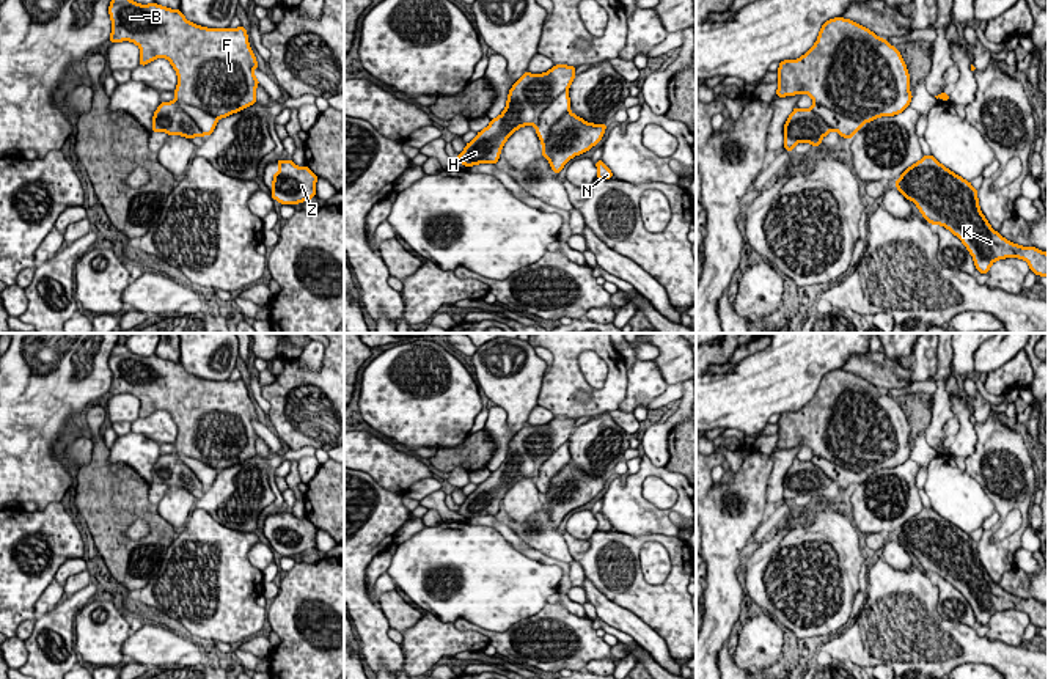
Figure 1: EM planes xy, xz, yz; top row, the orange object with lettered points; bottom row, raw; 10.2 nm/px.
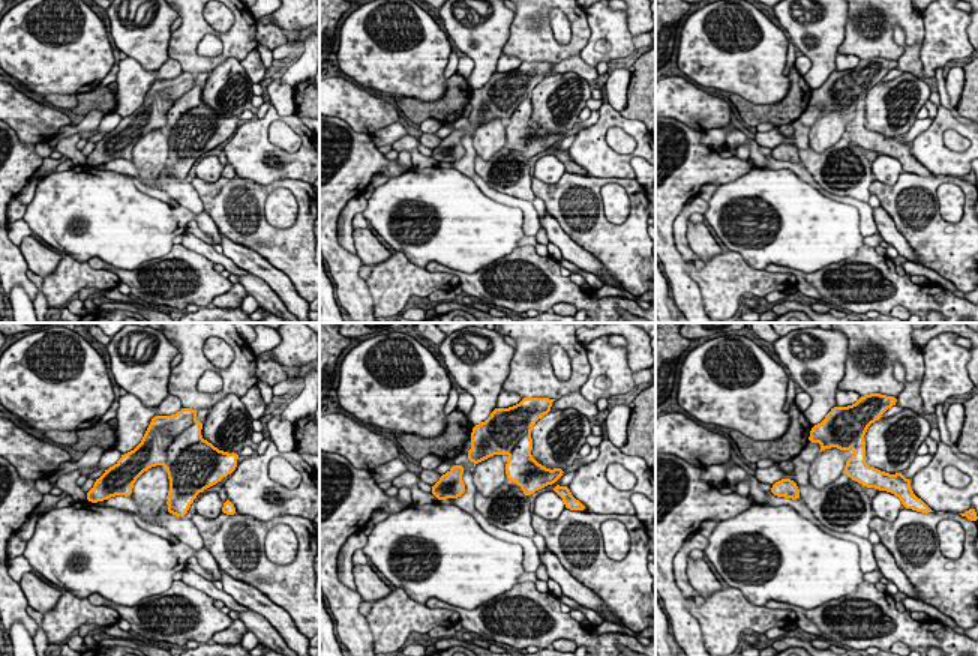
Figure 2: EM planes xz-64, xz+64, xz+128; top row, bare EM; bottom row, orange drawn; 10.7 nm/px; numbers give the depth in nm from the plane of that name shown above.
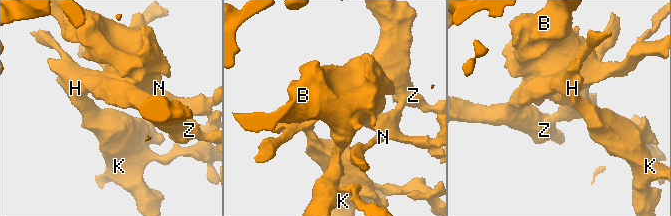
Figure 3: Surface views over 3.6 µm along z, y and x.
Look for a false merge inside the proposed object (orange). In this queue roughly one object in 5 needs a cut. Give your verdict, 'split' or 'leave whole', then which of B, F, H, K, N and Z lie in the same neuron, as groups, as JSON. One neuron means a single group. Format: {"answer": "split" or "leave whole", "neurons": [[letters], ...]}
{"answer": "leave whole", "neurons": [["B", "F", "H", "K", "N", "Z"]]}

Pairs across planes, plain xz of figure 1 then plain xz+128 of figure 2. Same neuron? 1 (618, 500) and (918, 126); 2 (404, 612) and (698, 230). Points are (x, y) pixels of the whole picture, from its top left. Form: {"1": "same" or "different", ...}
{"1": "different", "2": "same"}

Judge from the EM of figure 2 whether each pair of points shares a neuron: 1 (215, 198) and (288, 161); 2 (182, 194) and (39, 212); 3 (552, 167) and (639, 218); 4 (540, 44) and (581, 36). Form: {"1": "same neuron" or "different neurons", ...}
{"1": "different neurons", "2": "different neurons", "3": "different neurons", "4": "same neuron"}

